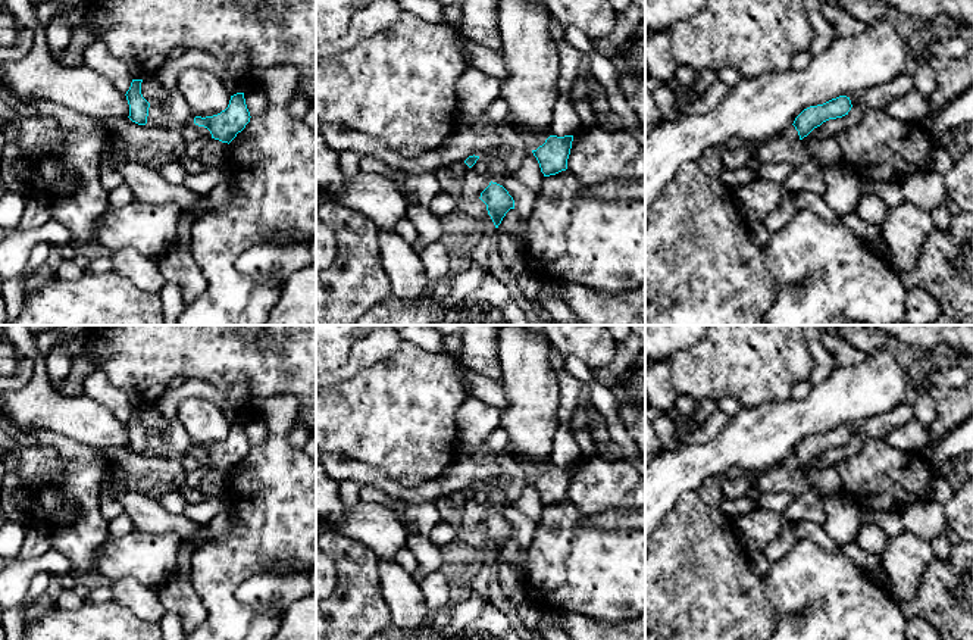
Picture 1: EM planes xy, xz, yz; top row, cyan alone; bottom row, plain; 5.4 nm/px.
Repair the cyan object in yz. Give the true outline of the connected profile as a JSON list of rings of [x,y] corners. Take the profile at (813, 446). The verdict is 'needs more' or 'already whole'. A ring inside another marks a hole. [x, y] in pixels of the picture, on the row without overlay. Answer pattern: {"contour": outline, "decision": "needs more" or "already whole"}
{"contour": [[[839,425],[823,434],[810,435],[804,438],[794,450],[794,456],[798,461],[800,469],[807,466],[814,458],[820,456],[829,449],[836,449],[848,444],[852,434],[850,427]]], "decision": "already whole"}

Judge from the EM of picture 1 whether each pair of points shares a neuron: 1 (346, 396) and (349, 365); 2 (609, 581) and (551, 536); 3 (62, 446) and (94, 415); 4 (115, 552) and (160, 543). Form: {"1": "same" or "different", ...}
{"1": "different", "2": "same", "3": "different", "4": "same"}

